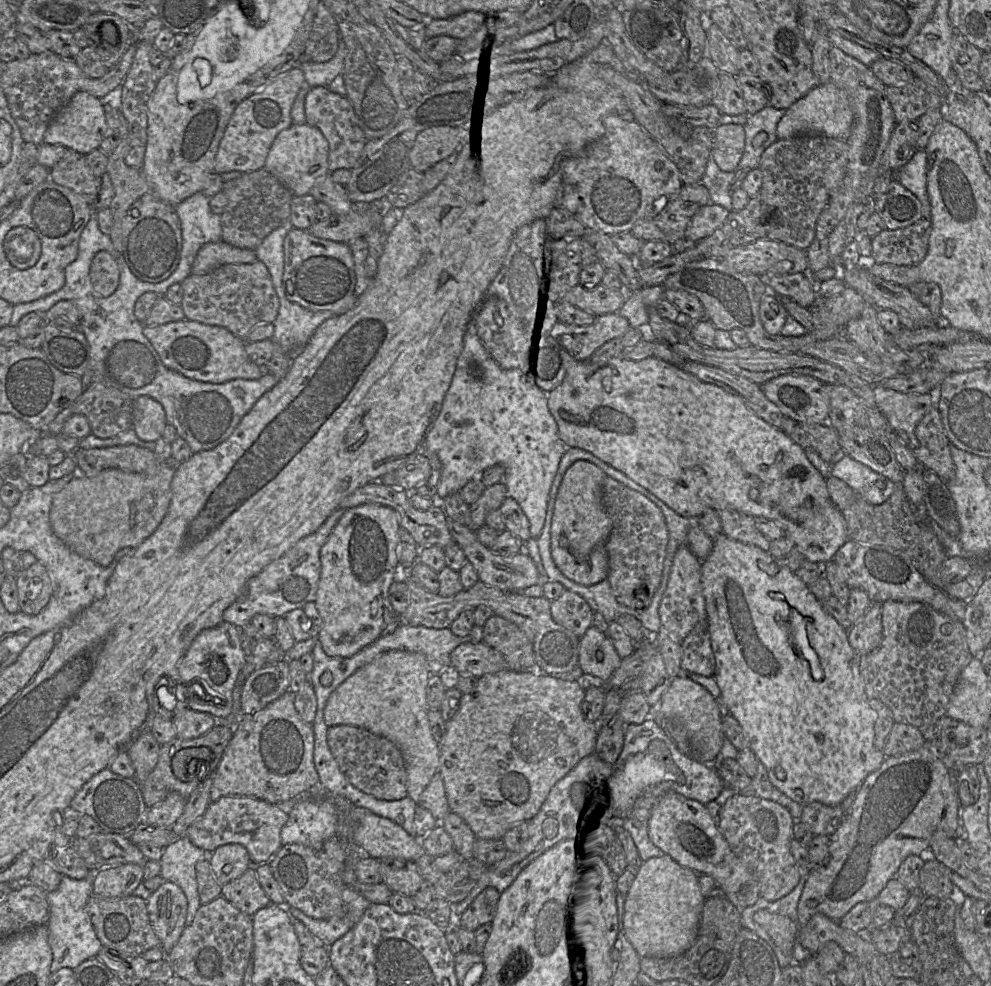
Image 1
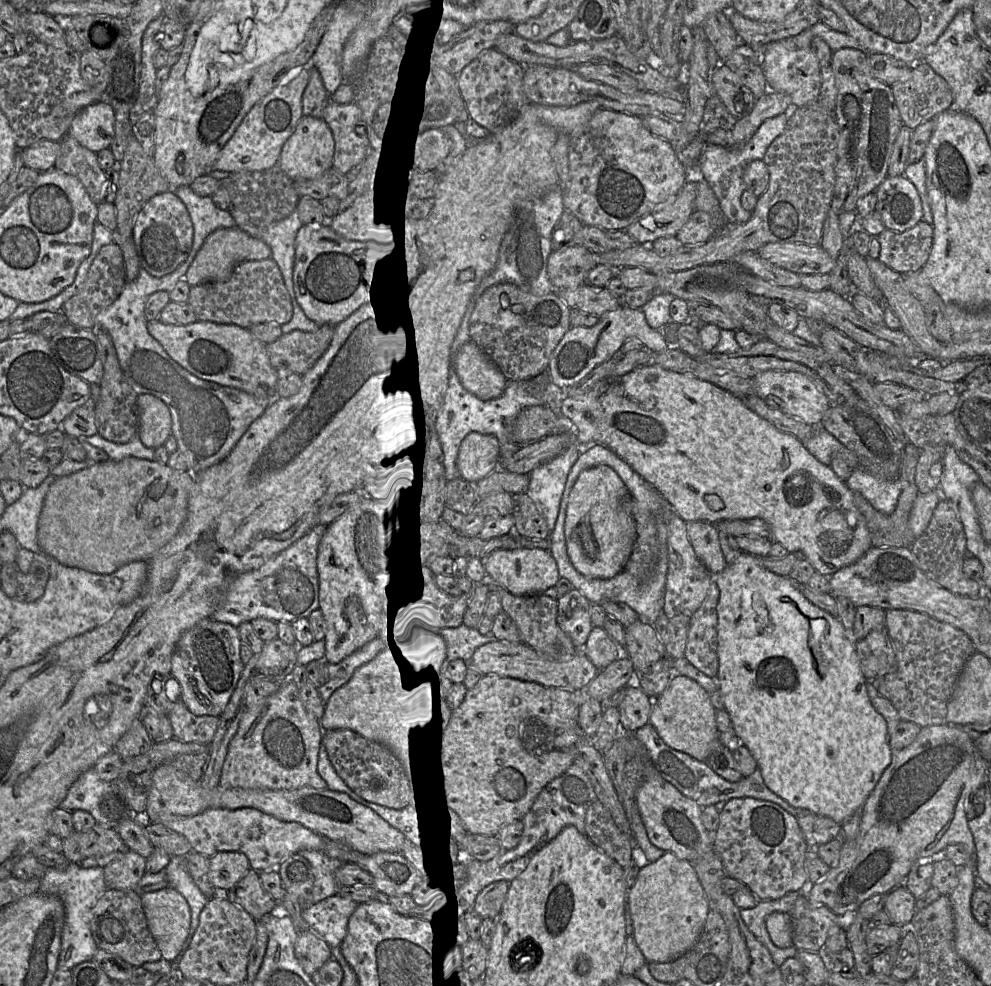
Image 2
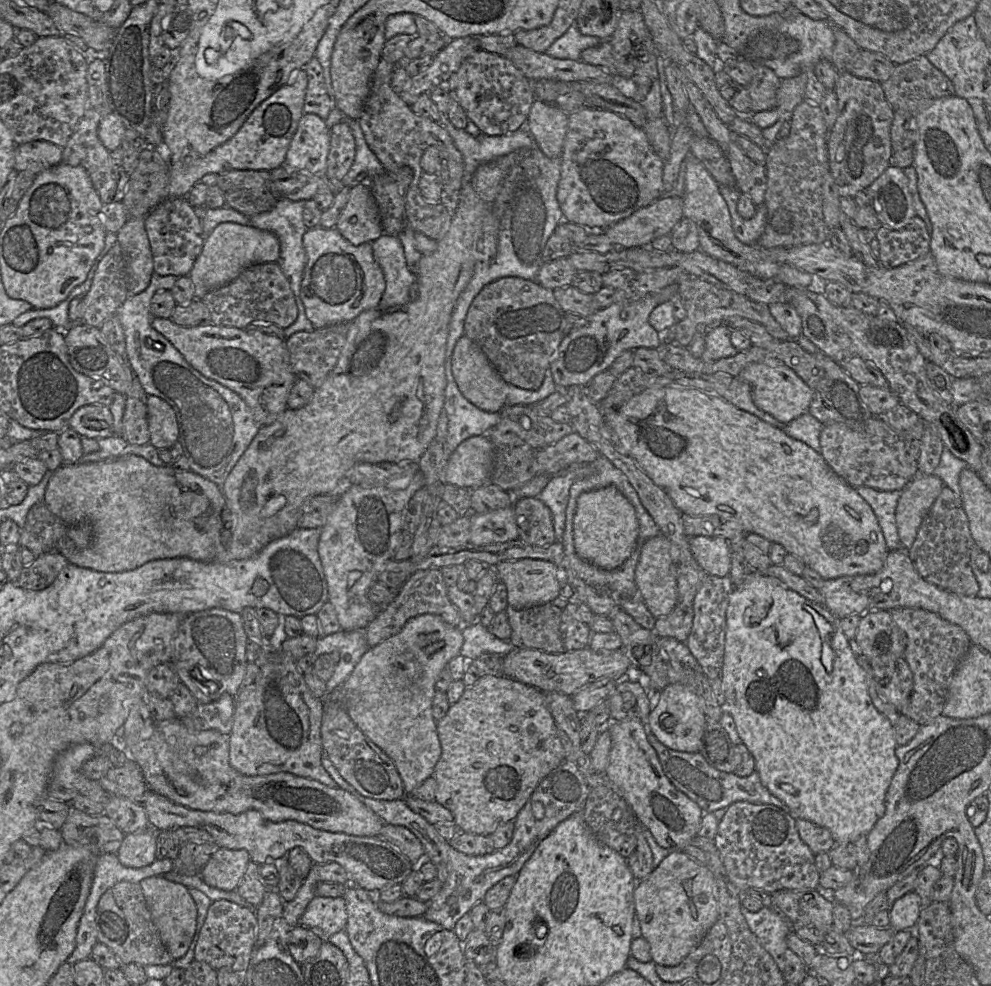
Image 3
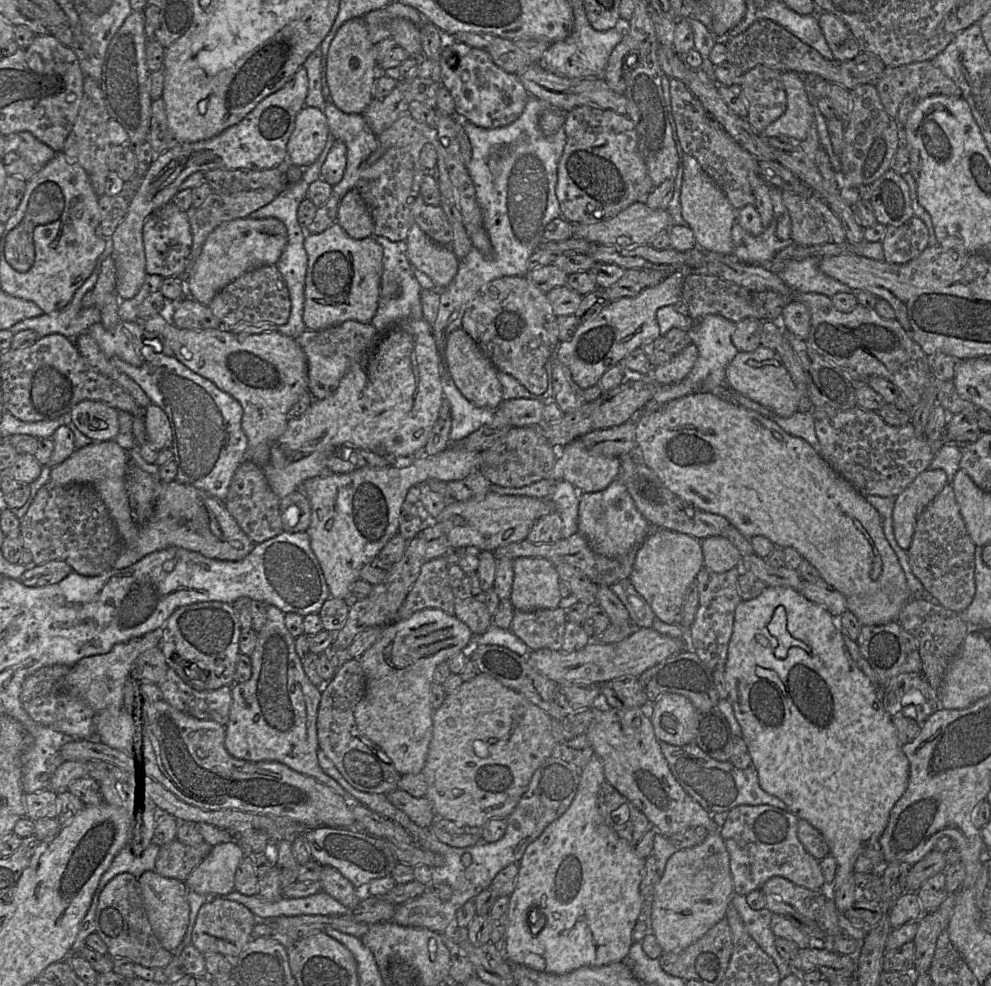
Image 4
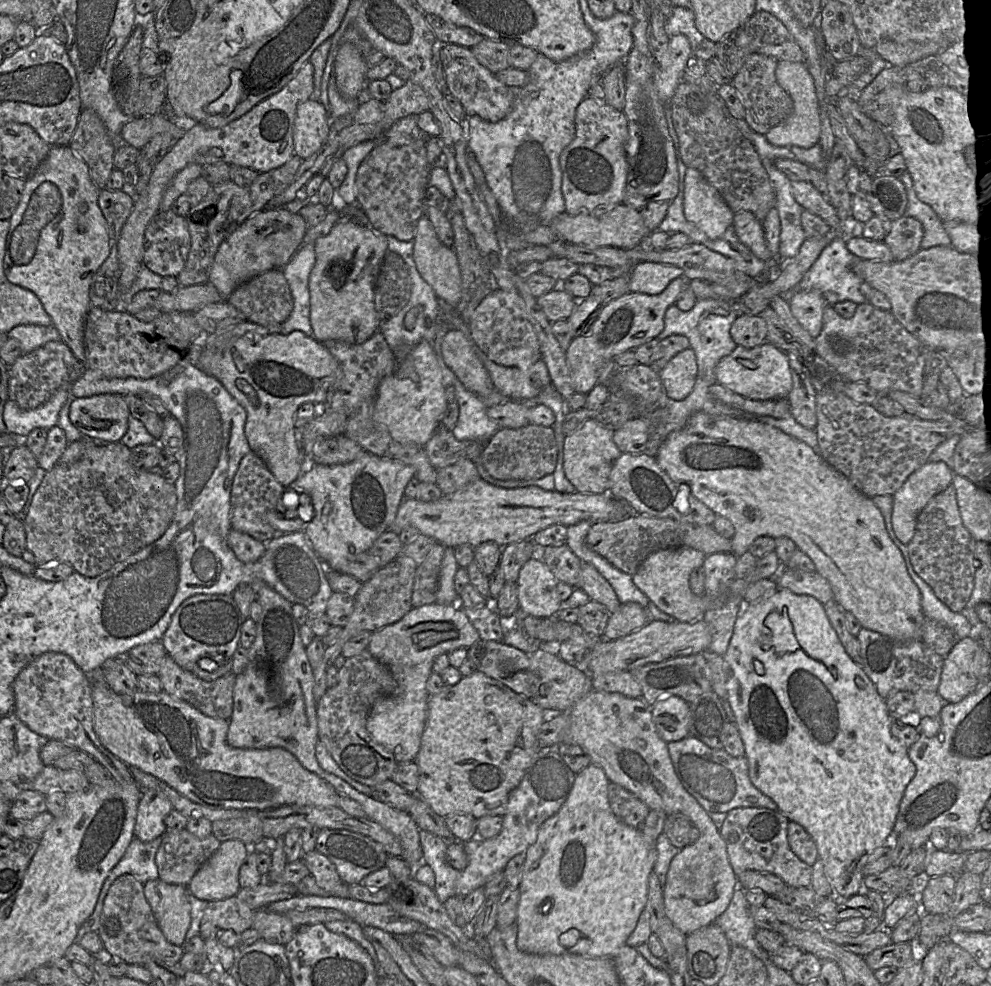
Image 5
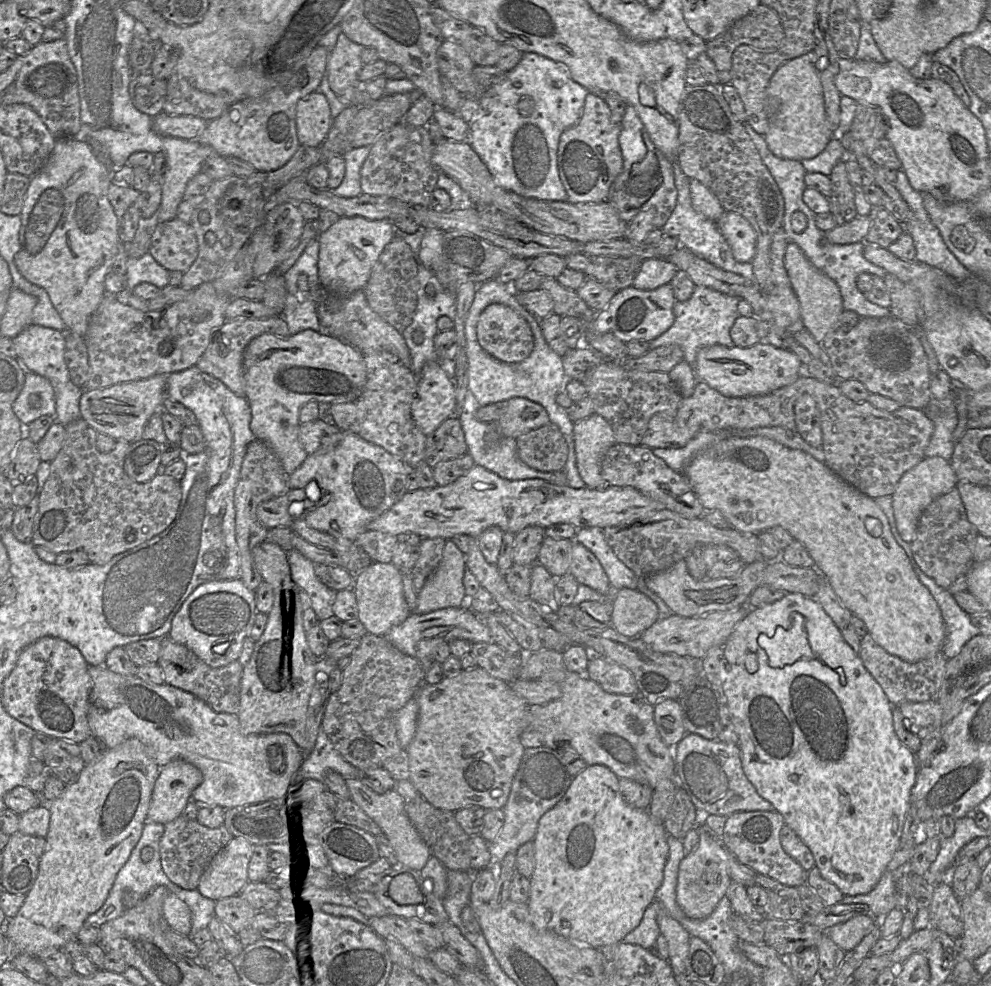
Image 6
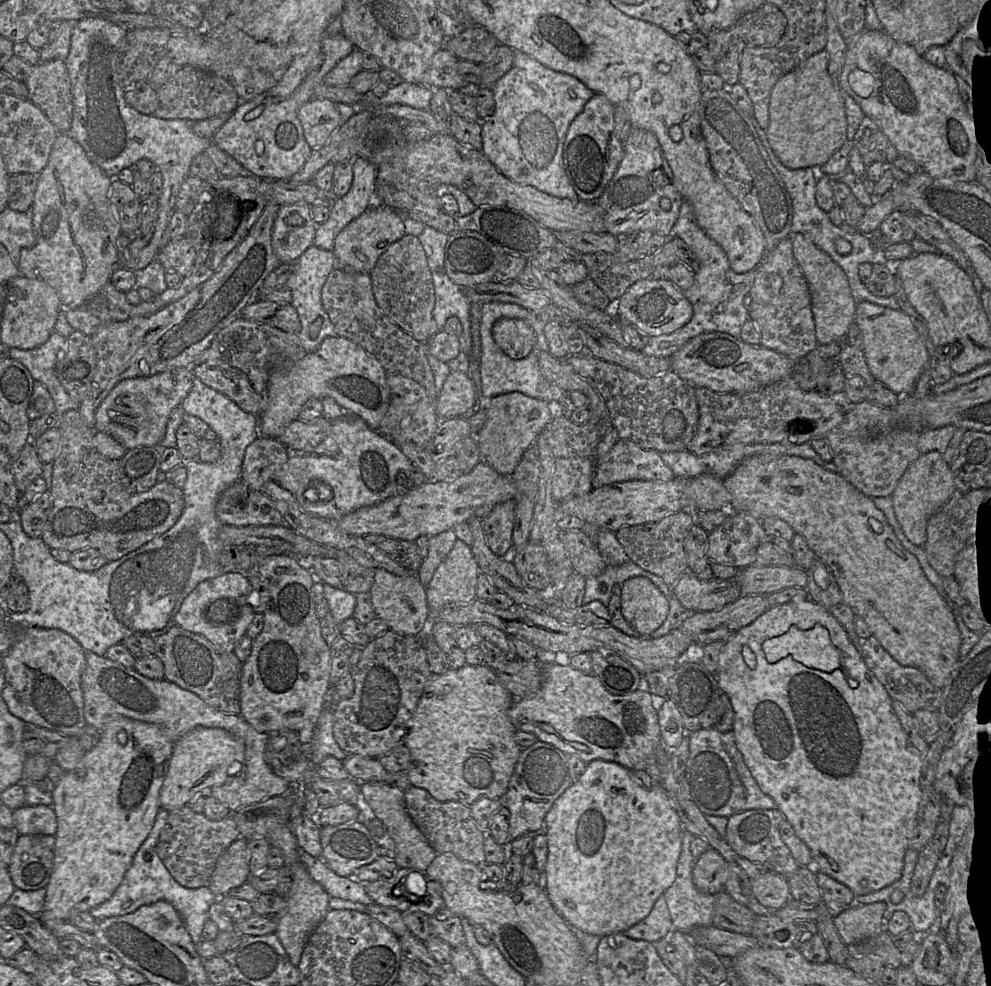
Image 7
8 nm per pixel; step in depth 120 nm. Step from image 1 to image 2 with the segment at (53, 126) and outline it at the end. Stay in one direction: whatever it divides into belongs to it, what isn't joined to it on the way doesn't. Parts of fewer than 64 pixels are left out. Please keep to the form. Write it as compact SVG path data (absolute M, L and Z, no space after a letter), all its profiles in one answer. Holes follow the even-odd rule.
M104 100L84 107L72 120L67 135L95 153L109 148L115 136L113 108Z

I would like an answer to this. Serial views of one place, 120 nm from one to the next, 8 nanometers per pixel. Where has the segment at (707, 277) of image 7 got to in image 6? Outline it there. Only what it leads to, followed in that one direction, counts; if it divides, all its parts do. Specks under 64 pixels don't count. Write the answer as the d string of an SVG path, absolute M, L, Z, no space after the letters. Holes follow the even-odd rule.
M672 160L675 185L678 192L677 203L671 216L661 228L665 236L672 236L679 240L680 245L692 251L695 255L707 260L715 266L729 272L739 274L750 281L754 281L752 262L738 262L731 251L725 237L720 232L716 220L708 219L695 211L692 206L689 188L690 178L682 171L676 160ZM696 286L687 301L674 303L675 321L673 325L662 335L650 341L650 349L669 344L680 346L684 353L684 360L695 372L696 357L702 348L713 345L735 346L730 336L730 330L735 320L741 316L737 310L740 300L736 296L729 296L704 286Z

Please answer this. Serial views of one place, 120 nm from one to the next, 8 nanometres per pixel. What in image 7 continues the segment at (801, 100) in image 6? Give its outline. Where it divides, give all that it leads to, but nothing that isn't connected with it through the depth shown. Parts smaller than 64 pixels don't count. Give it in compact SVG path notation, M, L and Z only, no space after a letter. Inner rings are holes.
M825 49L821 50L811 55L806 60L798 64L791 71L780 77L770 90L768 97L768 114L769 114L768 124L766 128L763 128L763 130L766 134L768 145L770 146L776 158L784 166L790 169L820 166L829 158L829 156L833 153L834 149L836 148L836 144L840 141L840 139L843 138L841 135L842 101L841 101L840 88L838 86L837 74L834 74L832 77L828 72L828 65L829 65L828 53Z

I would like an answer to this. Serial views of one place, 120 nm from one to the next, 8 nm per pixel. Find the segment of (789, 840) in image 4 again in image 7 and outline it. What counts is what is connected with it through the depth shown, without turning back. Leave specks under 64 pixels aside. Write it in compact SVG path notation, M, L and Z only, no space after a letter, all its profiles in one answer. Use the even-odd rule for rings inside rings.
M752 809L730 816L726 827L725 840L735 853L751 862L762 864L772 872L788 878L799 865L780 836L783 814L776 809Z

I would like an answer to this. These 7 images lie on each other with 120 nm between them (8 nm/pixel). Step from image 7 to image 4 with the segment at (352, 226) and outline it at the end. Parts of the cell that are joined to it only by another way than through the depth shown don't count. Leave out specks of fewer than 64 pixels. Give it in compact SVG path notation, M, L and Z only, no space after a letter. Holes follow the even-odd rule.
M333 224L321 234L307 234L304 241L308 256L305 281L303 321L307 329L319 331L348 320L371 323L378 308L382 277L383 248L374 237L362 240L351 238L338 224Z

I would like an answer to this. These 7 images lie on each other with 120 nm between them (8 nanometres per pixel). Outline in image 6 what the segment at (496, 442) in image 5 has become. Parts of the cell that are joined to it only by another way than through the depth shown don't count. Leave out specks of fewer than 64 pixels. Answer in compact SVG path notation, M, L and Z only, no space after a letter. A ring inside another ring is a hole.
M551 422L516 438L519 458L542 472L563 470L568 458L568 444L559 427Z

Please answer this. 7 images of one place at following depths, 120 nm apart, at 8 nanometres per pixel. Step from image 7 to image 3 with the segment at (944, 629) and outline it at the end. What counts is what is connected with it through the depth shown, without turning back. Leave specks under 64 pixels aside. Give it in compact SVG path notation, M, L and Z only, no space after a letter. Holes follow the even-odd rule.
M650 388L617 410L603 410L625 453L663 488L675 506L691 516L716 515L737 522L746 534L755 533L782 545L824 580L878 572L888 547L871 506L838 476L822 455L802 441L724 398L696 388ZM695 536L690 538L692 554L698 565L709 575L730 575L731 548L723 537Z

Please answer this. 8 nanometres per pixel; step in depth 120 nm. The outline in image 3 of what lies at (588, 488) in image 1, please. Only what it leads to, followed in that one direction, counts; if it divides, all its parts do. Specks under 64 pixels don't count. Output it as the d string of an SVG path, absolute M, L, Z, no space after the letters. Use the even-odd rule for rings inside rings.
M613 485L584 492L577 499L573 540L578 555L606 570L622 565L635 549L639 524L633 505Z

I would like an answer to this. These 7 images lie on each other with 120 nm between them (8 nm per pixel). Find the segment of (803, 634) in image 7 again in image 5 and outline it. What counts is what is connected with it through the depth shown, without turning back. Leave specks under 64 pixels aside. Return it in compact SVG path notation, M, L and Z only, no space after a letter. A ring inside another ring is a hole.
M785 607L782 612L769 613L764 620L764 625L771 630L771 646L776 654L783 655L801 649Z

